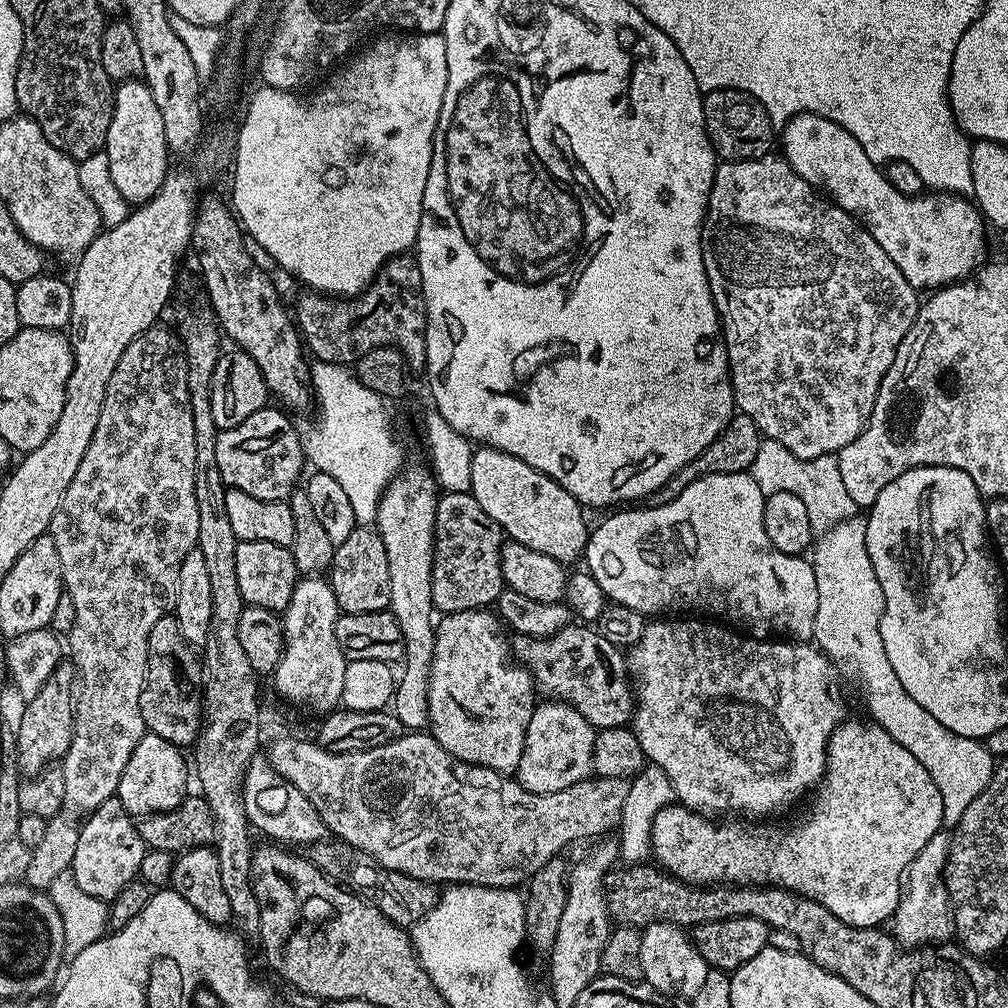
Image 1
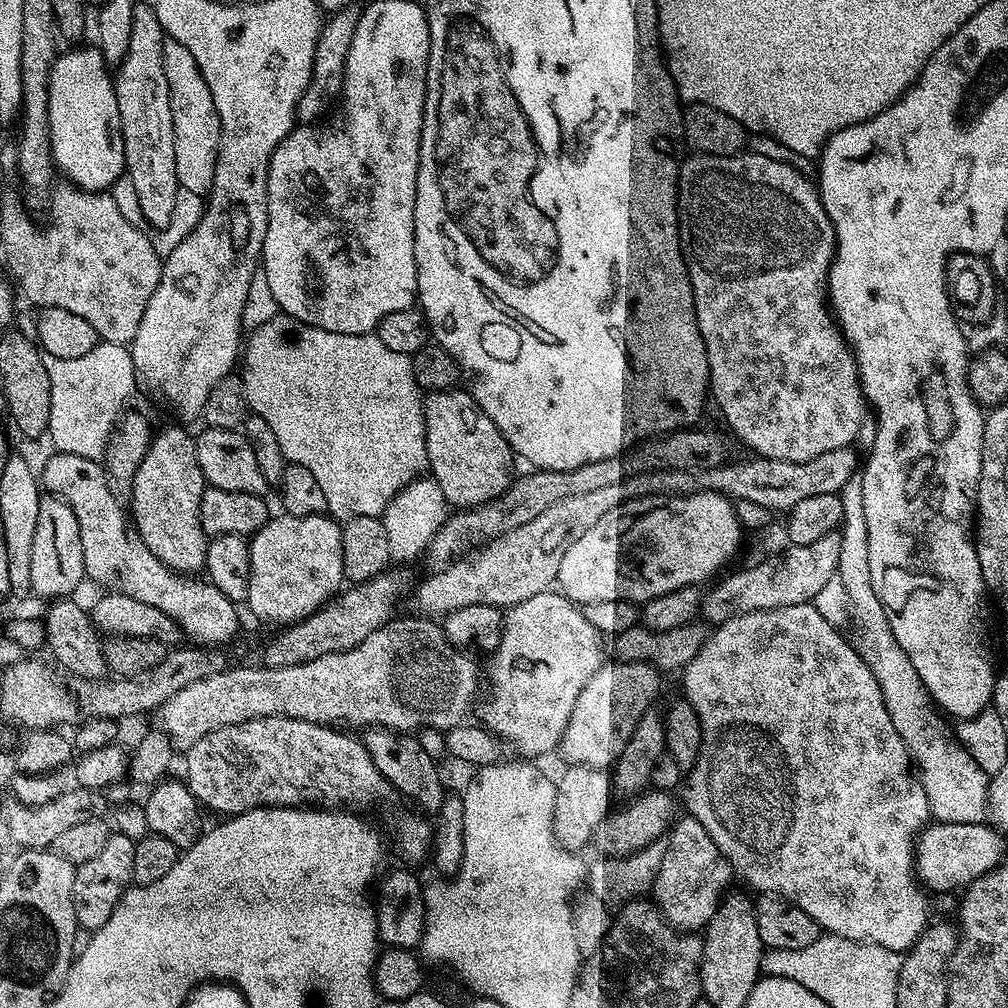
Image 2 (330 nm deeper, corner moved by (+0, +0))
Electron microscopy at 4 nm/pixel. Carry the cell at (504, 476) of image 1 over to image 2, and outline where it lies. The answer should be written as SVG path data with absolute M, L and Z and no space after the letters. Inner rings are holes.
M453 386L447 392L427 393L424 396L424 421L427 471L453 509L467 510L497 500L507 490L514 479L514 453L498 426L494 426L476 405L471 391L460 390Z

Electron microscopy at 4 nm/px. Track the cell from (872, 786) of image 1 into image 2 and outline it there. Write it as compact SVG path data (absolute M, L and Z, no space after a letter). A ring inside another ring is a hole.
M932 822L919 833L914 853L916 879L929 893L942 891L955 893L972 884L982 874L993 872L1005 859L1005 833L989 826L978 824L942 824Z

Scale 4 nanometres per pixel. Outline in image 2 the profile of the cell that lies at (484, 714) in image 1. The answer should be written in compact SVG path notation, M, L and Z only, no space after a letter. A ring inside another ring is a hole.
M547 590L542 593L535 594L526 601L518 602L504 612L504 629L502 630L502 638L498 640L496 648L491 652L488 664L488 697L480 704L479 723L493 733L507 747L513 748L513 753L519 754L524 758L540 758L536 756L544 756L547 752L555 753L557 751L562 734L566 730L566 722L570 722L570 710L574 710L574 702L578 702L578 694L582 694L582 686L586 686L586 682L590 682L590 678L595 672L606 662L604 656L604 648L606 652L606 644L602 639L602 634L598 630L594 630L594 626L590 626L590 622L586 622L583 607L577 606L559 590Z

